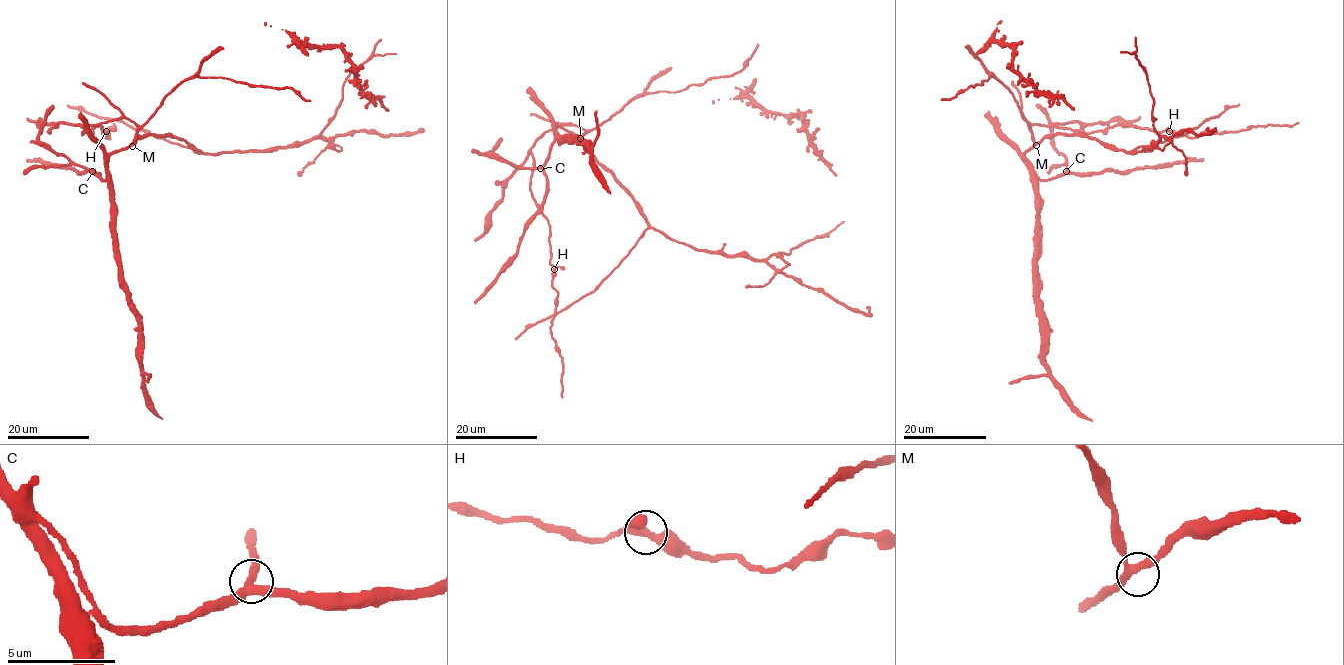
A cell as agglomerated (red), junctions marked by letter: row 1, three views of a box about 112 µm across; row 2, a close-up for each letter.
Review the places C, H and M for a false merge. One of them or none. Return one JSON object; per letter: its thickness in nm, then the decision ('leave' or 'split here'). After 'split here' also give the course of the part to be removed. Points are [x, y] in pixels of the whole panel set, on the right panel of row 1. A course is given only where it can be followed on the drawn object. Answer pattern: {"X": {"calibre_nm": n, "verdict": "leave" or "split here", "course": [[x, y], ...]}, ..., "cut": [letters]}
{"C": {"calibre_nm": 340, "verdict": "leave"}, "H": {"calibre_nm": 320, "verdict": "leave"}, "M": {"calibre_nm": 320, "verdict": "leave"}, "cut": []}

